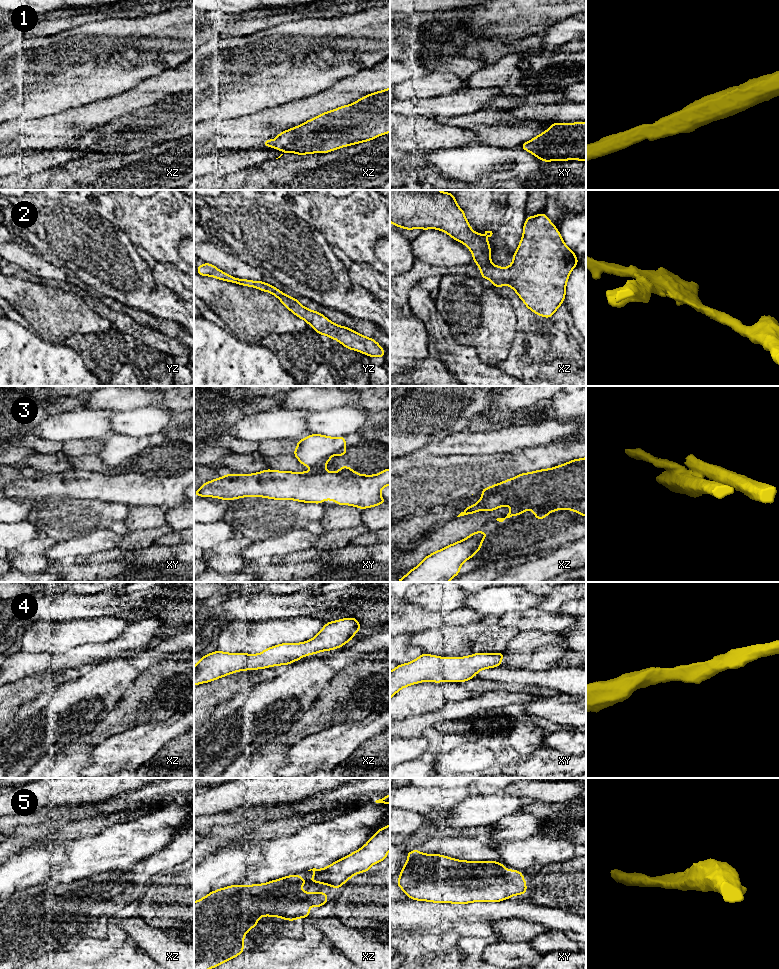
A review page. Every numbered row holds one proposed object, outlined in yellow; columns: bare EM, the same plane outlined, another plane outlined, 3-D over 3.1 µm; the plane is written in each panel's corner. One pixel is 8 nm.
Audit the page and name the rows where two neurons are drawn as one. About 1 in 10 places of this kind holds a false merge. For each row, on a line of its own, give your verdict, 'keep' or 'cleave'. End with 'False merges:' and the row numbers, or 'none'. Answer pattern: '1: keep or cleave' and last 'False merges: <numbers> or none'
1: keep
2: keep
3: cleave
4: keep
5: keep
False merges: 3

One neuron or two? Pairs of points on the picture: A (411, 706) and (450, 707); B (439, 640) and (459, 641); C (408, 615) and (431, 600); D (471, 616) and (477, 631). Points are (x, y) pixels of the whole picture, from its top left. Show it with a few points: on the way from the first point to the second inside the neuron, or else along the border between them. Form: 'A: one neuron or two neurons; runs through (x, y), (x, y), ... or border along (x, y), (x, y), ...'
A: two neurons; border along (464, 699), (449, 701), (436, 710), (420, 715)
B: one neuron; runs through (444, 641), (454, 641)
C: two neurons; border along (415, 603), (431, 611)
D: two neurons; border along (480, 621), (451, 625)

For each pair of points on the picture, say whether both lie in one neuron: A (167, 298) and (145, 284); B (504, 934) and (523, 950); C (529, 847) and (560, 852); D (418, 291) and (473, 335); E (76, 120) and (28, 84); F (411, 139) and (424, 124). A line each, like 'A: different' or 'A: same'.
A: same
B: different
C: same
D: different
E: different
F: same

